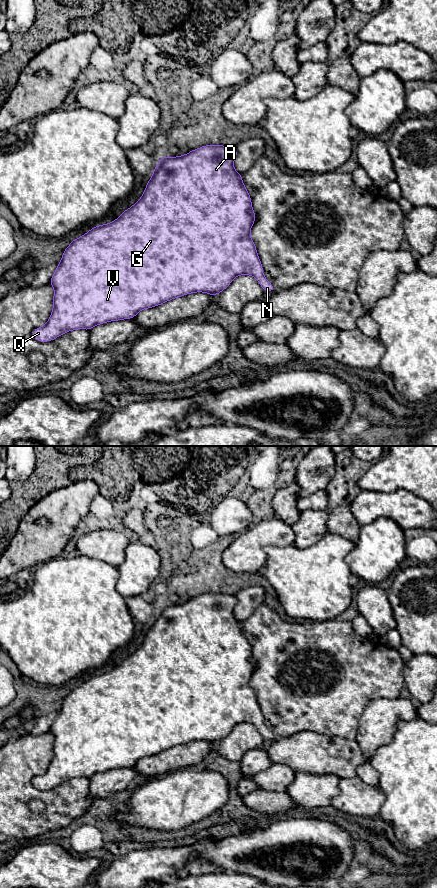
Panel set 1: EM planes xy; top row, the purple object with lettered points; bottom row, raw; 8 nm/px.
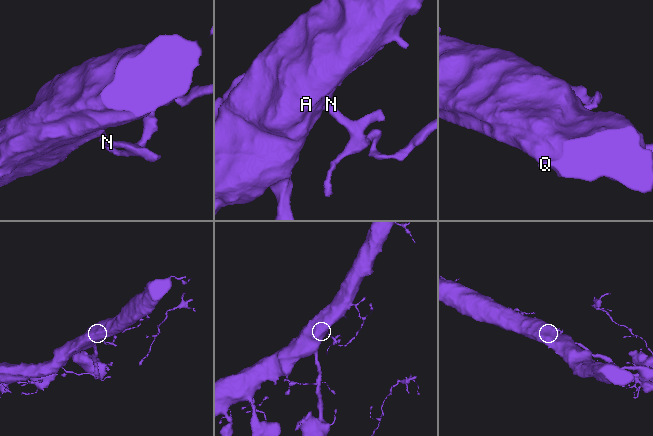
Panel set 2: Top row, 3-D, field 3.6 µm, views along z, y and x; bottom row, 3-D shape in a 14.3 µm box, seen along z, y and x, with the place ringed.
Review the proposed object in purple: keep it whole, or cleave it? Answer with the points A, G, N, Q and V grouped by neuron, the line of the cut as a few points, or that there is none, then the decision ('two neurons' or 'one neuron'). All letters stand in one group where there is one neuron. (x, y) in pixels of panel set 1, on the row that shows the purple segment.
A G N Q V | no cut | one neuron

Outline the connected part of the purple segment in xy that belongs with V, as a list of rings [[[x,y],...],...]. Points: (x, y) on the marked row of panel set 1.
[[[204,145],[182,156],[168,157],[163,155],[157,163],[143,195],[134,205],[124,210],[114,221],[100,226],[97,225],[81,237],[72,239],[72,242],[63,251],[62,259],[57,264],[57,269],[49,282],[54,288],[52,313],[44,326],[35,328],[32,331],[33,338],[39,342],[50,342],[72,330],[85,329],[90,331],[99,324],[134,319],[137,313],[143,309],[157,307],[167,301],[190,293],[203,292],[217,296],[231,284],[235,277],[240,275],[251,275],[257,279],[264,292],[274,292],[276,288],[264,276],[256,245],[250,237],[250,231],[257,216],[252,209],[251,197],[242,182],[242,174],[234,169],[233,163],[237,154],[236,147]]]

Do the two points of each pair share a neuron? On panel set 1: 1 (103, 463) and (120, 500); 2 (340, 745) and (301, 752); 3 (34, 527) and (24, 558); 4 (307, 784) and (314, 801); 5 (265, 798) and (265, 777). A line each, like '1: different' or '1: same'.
1: same
2: same
3: same
4: same
5: different

